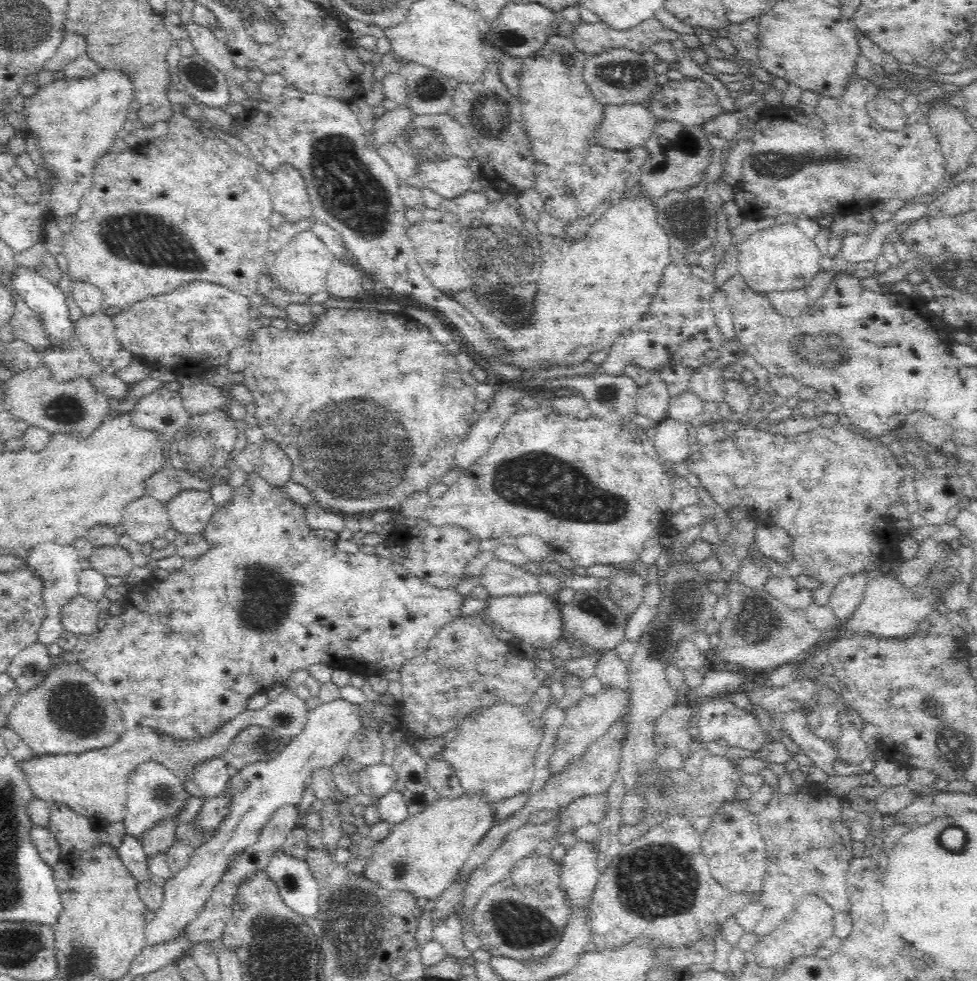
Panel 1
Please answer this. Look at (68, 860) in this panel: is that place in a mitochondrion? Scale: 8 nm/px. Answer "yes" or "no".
no

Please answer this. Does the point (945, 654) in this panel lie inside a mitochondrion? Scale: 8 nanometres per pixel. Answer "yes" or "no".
no

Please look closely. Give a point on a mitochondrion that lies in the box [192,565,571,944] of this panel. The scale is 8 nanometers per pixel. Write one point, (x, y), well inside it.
(289, 882)

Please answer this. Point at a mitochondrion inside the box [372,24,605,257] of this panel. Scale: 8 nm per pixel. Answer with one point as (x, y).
(489, 108)

